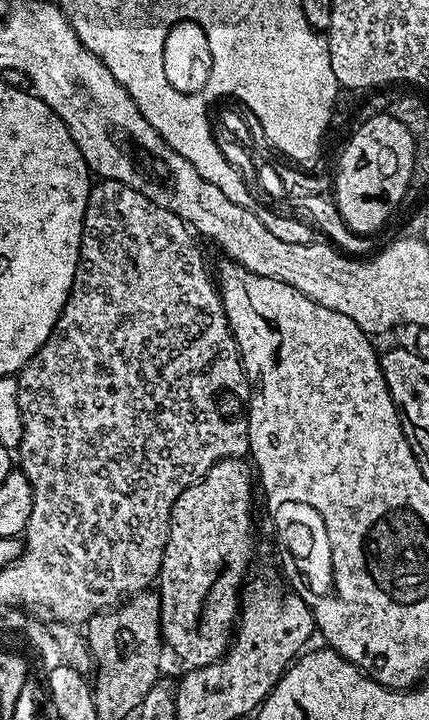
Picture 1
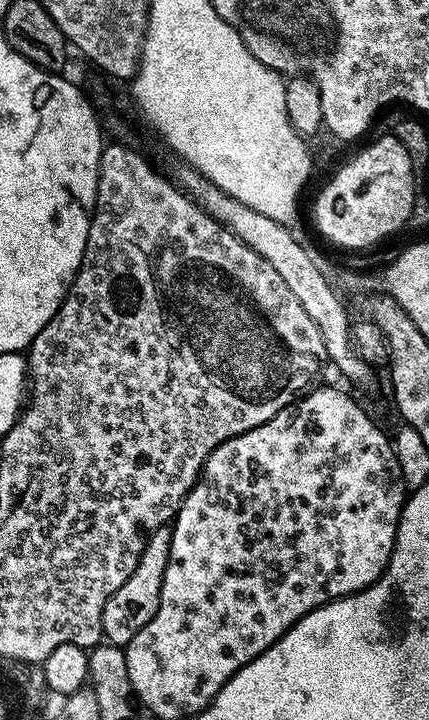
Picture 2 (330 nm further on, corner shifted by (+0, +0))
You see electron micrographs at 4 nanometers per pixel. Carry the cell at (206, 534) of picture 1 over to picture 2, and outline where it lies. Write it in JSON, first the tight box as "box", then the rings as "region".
{"box":[102,527,171,646],"region":[[[171,527],[155,528],[134,566],[134,574],[130,574],[130,578],[126,578],[126,582],[122,582],[122,586],[118,586],[118,590],[114,590],[114,594],[106,602],[102,610],[102,630],[103,639],[107,643],[127,646],[134,634],[138,634],[138,630],[142,630],[142,626],[146,626],[146,622],[154,618],[162,594],[162,578],[166,574],[170,558],[171,537]]]}

